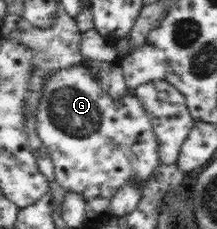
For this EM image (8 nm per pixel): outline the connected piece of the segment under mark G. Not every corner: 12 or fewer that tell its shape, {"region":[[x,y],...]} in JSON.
{"region":[[51,73],[34,128],[66,191],[111,199],[161,166],[134,91]]}

